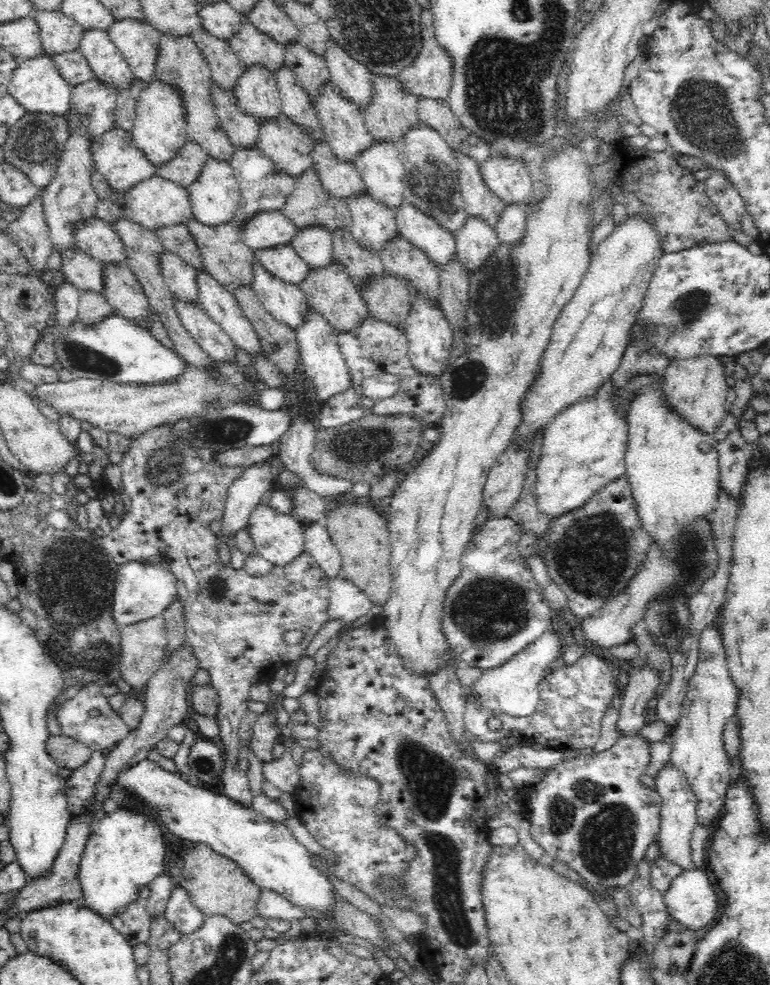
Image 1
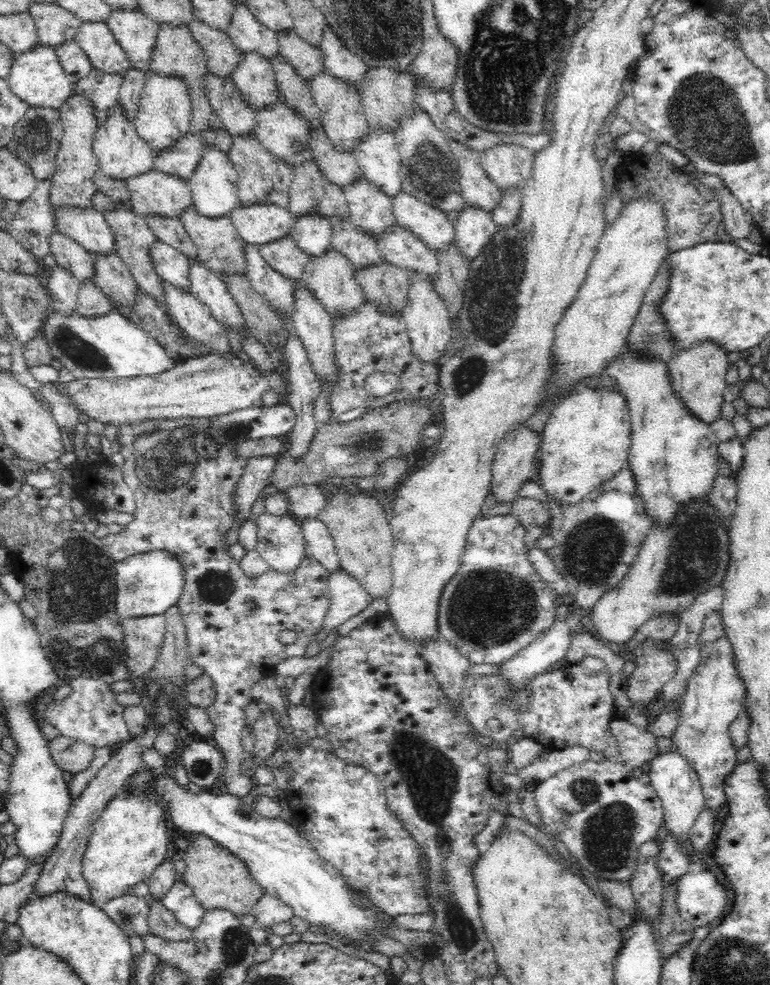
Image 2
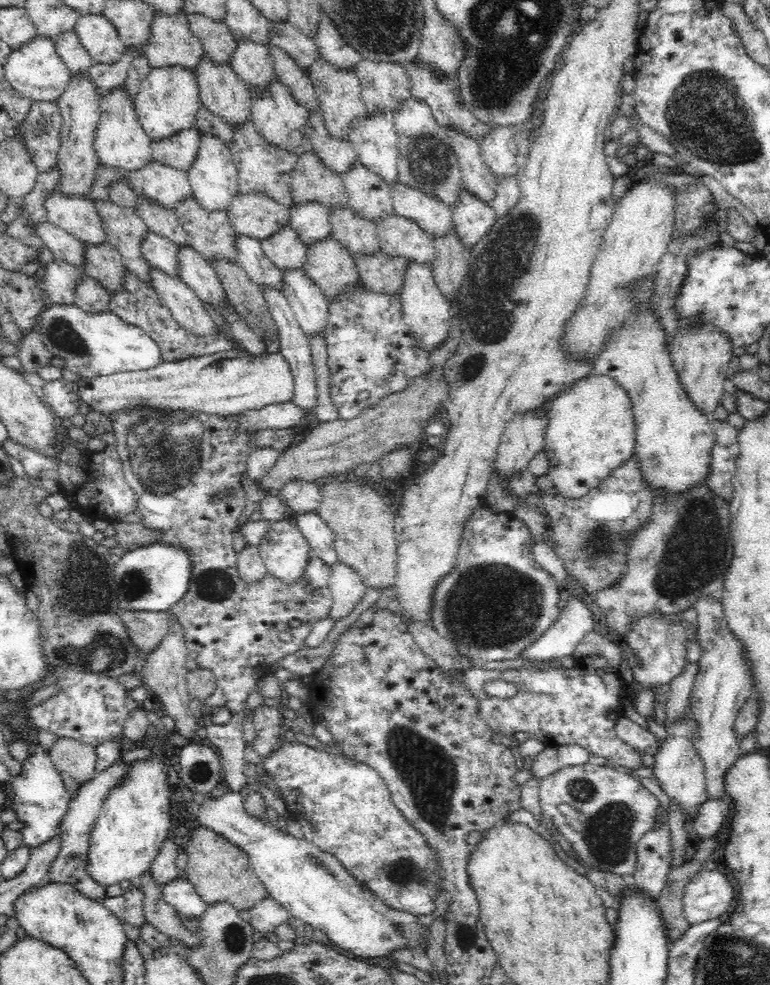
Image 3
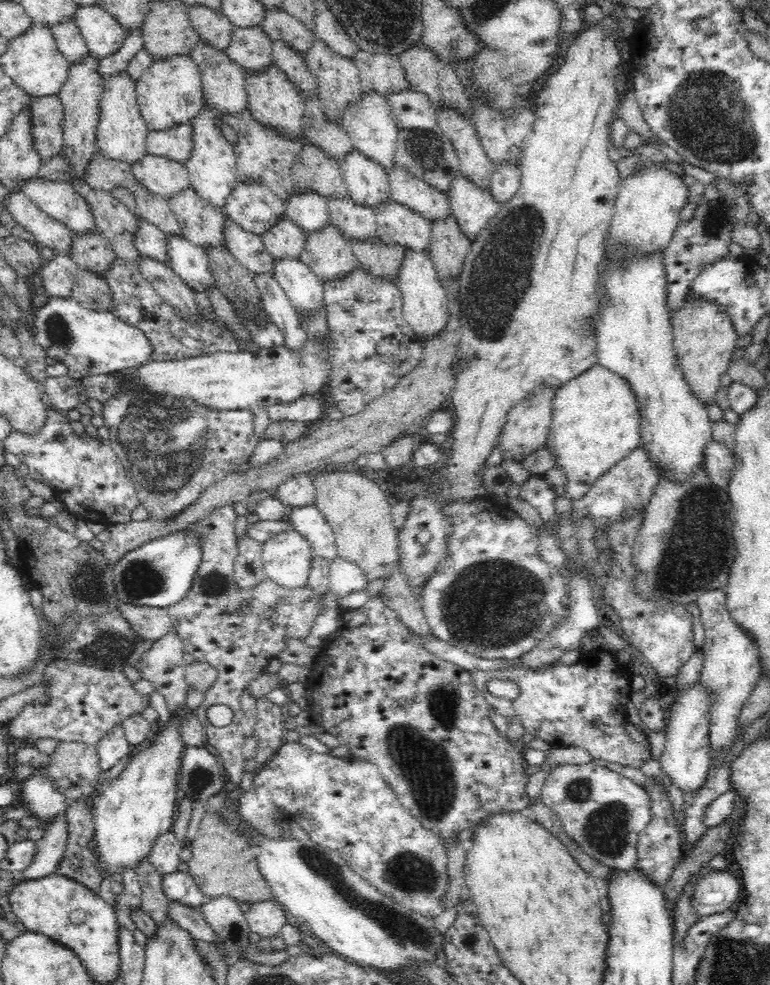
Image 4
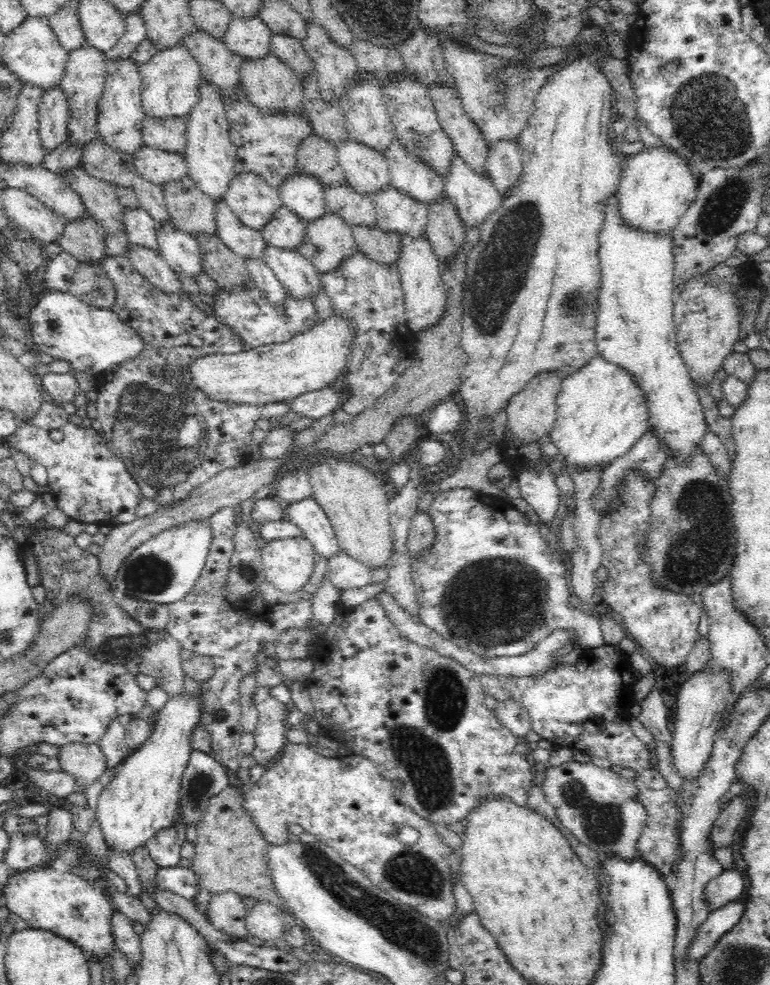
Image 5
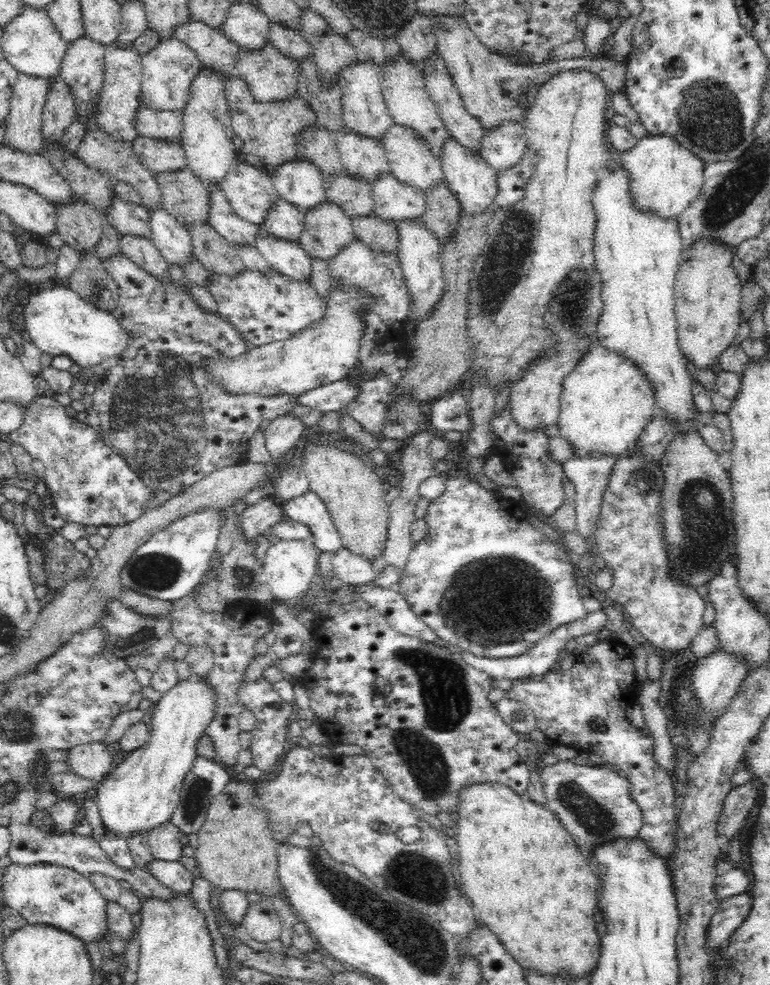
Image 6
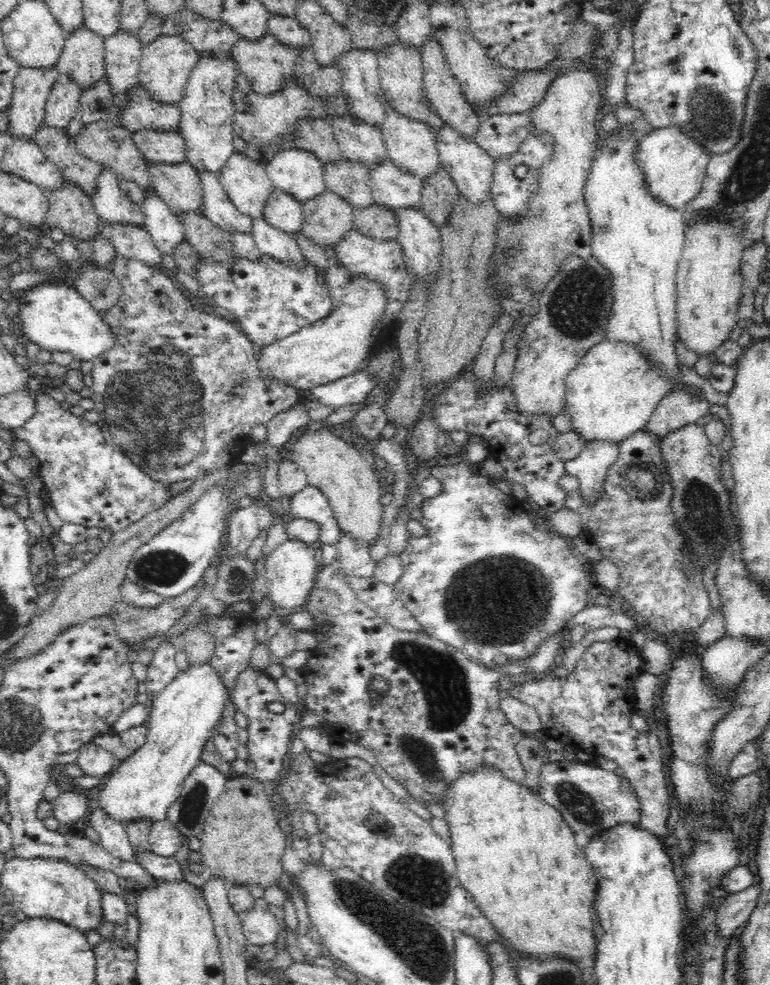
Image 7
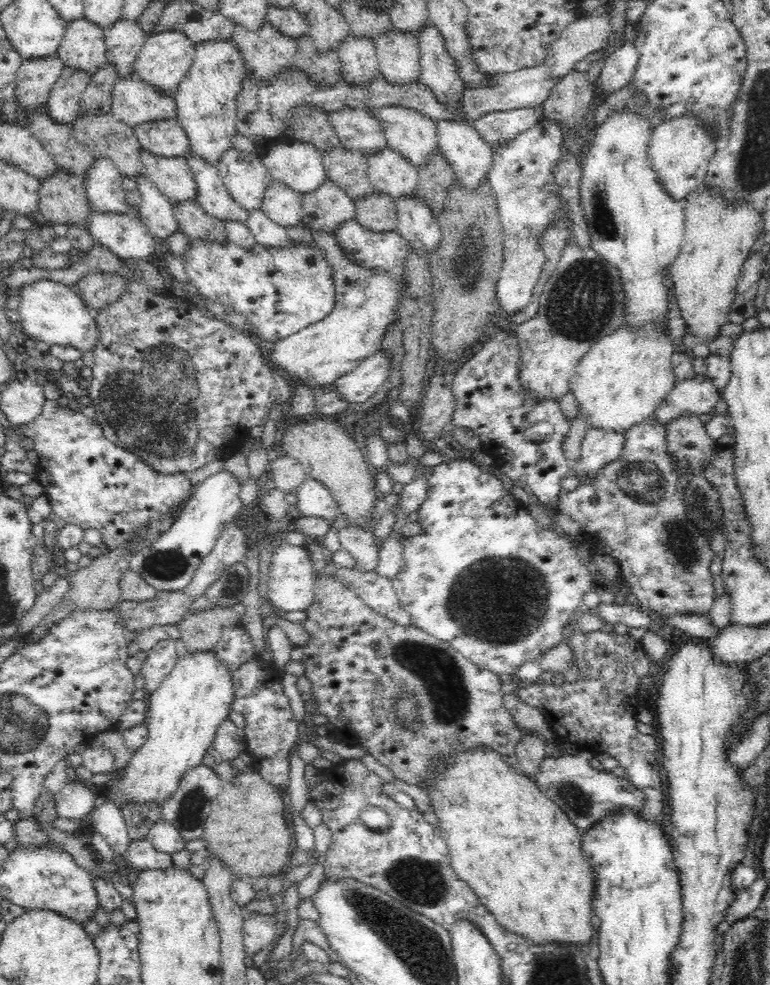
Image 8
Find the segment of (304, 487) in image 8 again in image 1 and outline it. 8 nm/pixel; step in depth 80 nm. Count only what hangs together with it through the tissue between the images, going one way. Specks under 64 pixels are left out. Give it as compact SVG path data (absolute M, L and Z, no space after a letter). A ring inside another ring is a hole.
M322 522L310 523L305 528L305 551L330 579L340 576L342 556Z

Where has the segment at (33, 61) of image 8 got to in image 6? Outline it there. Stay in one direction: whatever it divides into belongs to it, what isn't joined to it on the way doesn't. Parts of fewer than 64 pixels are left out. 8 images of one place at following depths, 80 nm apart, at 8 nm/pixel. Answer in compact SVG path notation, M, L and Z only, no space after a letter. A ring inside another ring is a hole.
M18 74L14 84L10 110L5 119L4 143L12 150L26 151L26 153L40 153L44 148L42 136L43 109L51 88L51 80L46 78L33 78L28 74Z

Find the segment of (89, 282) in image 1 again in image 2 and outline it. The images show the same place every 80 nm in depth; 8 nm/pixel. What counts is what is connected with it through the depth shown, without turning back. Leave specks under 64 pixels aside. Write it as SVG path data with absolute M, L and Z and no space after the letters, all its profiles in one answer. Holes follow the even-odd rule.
M56 230L49 234L49 243L50 253L54 255L60 267L72 271L72 275L78 281L88 279L93 282L95 259L91 252L88 252L73 238Z

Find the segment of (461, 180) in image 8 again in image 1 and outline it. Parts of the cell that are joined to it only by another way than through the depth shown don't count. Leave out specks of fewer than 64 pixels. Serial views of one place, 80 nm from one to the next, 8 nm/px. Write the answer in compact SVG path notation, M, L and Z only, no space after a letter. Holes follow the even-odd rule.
M469 216L455 236L455 256L471 275L481 269L498 246L495 228L480 217Z

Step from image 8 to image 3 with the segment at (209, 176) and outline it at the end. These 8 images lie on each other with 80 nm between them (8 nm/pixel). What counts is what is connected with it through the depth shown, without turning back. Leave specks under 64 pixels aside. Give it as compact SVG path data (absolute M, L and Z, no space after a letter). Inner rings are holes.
M238 232L235 234L236 260L260 288L264 285L282 290L283 271L270 261L262 250L261 240L251 239Z

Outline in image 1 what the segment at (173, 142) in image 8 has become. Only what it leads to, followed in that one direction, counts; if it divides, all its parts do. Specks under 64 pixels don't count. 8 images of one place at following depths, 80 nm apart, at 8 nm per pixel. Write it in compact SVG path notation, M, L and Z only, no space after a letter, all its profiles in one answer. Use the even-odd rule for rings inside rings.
M155 175L148 180L142 180L134 184L134 188L125 195L123 212L128 215L132 223L140 224L150 231L157 231L157 228L169 224L187 224L189 218L193 217L192 203L189 191L170 180Z

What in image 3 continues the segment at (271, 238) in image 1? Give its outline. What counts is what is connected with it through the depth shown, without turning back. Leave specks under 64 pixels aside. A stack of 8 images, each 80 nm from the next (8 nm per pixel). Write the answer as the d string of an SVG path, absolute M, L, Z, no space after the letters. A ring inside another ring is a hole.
M236 194L226 208L236 232L264 240L290 222L290 209L264 194Z

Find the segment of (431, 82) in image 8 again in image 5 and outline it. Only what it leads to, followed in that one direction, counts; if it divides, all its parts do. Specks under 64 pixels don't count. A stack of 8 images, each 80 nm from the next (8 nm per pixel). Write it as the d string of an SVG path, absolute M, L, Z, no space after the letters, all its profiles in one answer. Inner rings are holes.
M432 85L429 88L429 96L433 101L439 123L452 139L458 155L475 174L486 176L488 174L486 139L478 125L461 106L457 89L452 89L448 85Z

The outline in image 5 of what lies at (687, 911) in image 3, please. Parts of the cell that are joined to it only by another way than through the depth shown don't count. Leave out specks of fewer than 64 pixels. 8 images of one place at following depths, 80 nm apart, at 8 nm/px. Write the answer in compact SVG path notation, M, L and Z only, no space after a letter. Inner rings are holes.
M726 869L720 876L716 876L706 884L704 895L710 912L740 898L744 890L746 890L746 880L742 878L742 874L734 869Z

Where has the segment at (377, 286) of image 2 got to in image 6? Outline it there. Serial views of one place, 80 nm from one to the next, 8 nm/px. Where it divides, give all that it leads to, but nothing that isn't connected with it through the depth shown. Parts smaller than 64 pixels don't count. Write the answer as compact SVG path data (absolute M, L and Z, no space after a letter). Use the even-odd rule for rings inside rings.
M374 214L355 216L352 224L355 238L376 250L376 254L397 250L399 230L394 221L384 221Z

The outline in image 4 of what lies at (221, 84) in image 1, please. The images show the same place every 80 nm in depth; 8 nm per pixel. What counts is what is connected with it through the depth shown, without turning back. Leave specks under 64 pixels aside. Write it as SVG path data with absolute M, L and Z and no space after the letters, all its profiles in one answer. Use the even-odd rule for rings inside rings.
M194 5L188 11L190 23L199 35L200 40L209 46L226 52L232 42L234 25L224 15L222 9L210 9L202 5Z

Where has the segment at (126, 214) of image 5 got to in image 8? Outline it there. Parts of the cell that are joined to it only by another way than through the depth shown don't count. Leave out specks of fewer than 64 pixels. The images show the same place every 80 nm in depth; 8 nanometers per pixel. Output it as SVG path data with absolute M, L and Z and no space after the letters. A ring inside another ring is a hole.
M96 157L89 169L90 172L83 182L91 209L139 216L138 208L132 208L125 201L121 186L124 176L116 168L114 161L106 157Z

